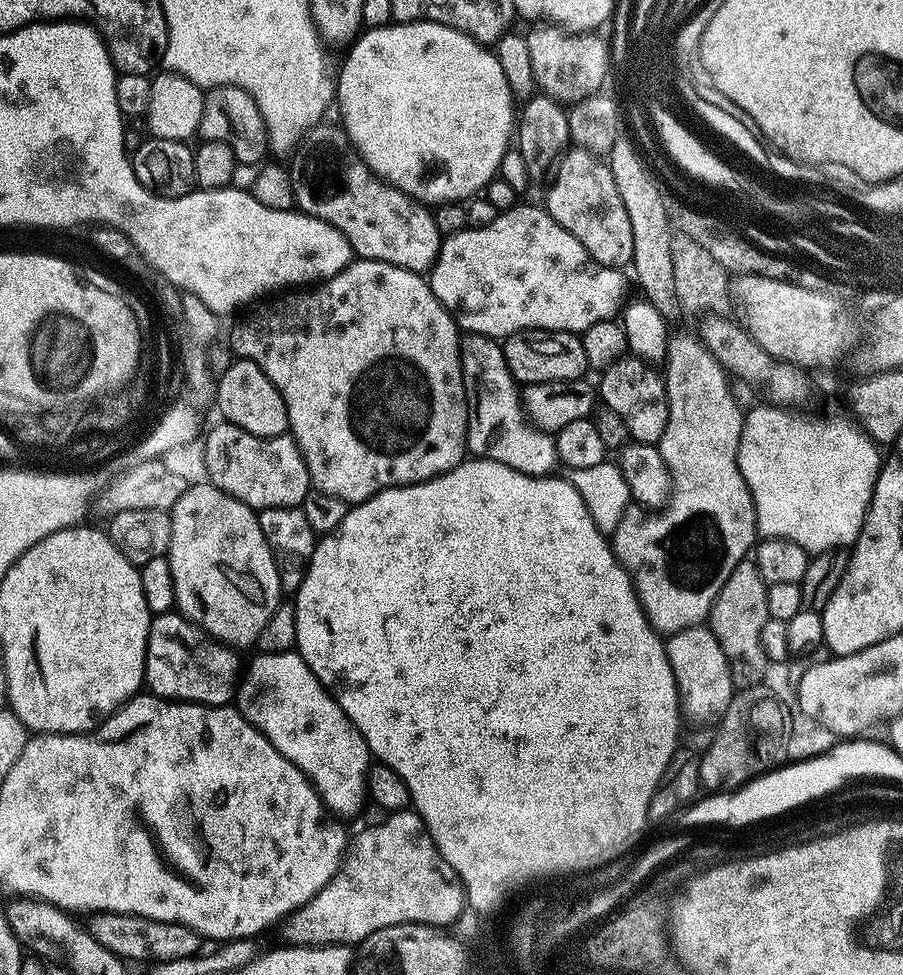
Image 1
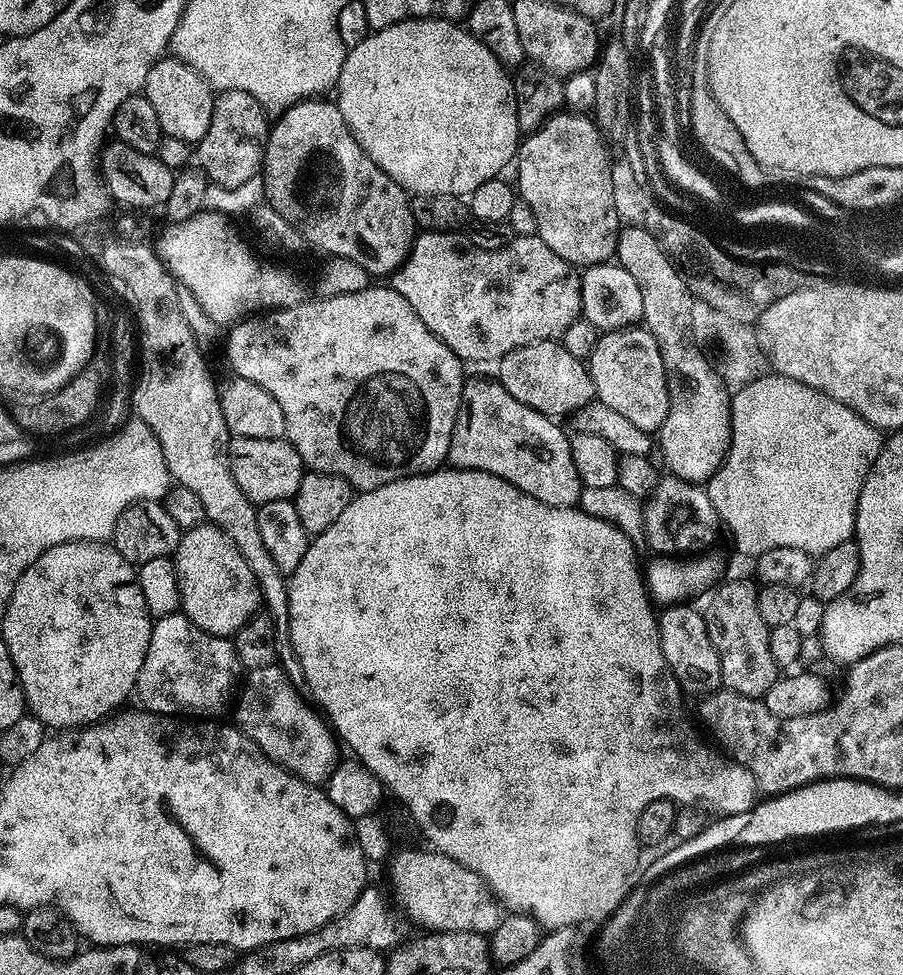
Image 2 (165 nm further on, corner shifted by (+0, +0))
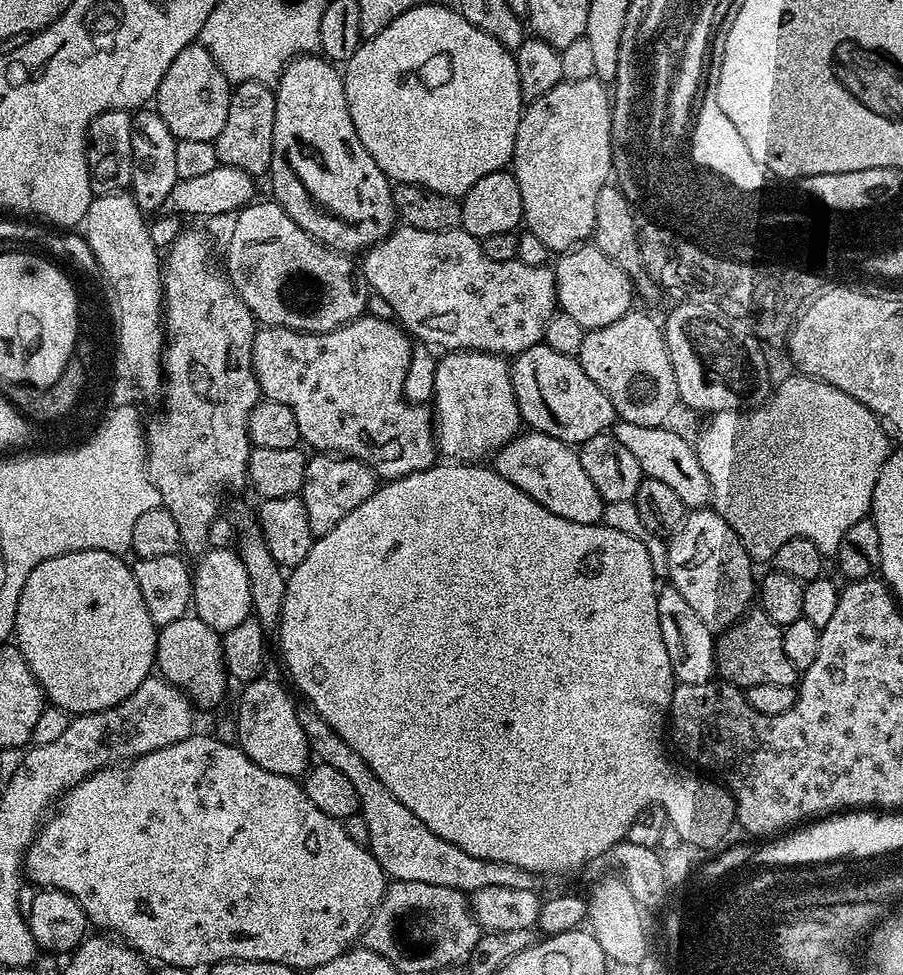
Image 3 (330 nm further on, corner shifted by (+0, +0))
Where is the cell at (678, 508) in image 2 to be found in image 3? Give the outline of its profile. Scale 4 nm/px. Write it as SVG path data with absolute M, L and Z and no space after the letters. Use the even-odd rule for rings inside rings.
M711 507L693 508L683 522L666 540L671 587L686 598L694 614L706 622L713 634L735 624L749 611L758 584L752 580L754 562L742 546L736 531Z

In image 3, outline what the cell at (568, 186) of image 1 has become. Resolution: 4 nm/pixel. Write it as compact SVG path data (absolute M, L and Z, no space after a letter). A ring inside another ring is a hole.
M596 76L581 80L561 80L554 90L546 90L523 109L514 138L514 154L510 171L522 194L523 223L527 231L538 234L546 242L549 253L563 254L583 245L596 225L594 209L598 194L609 183L612 171L611 120L612 105L609 89Z

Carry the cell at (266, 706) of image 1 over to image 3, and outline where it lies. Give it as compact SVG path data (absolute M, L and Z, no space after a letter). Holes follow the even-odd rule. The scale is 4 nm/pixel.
M268 679L255 680L239 689L235 739L240 749L255 764L262 766L262 770L293 778L303 777L310 767L310 753L306 734L302 734L302 722L298 722L297 701L288 697L287 690L278 681Z

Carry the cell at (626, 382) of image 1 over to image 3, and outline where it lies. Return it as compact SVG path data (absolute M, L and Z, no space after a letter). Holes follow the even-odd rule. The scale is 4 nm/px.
M629 310L610 326L585 331L578 359L590 382L610 398L619 419L634 422L634 426L659 428L669 423L668 415L678 408L680 395L663 327L636 311Z

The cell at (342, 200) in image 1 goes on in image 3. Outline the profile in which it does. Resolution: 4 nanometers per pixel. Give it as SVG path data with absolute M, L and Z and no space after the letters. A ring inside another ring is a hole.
M320 54L297 56L296 59L291 60L284 67L284 73L282 73L280 79L274 85L274 91L276 94L274 142L272 143L270 166L266 176L267 179L272 179L273 194L271 193L271 195L274 197L275 203L280 204L282 210L286 210L286 214L290 214L290 218L294 218L294 222L299 228L309 232L320 243L325 244L327 248L332 248L338 253L353 254L352 252L357 252L357 254L360 254L369 248L373 248L378 242L385 240L398 224L398 217L392 201L393 185L378 166L378 162L374 162L374 158L370 158L366 146L362 146L362 138L358 138L358 130L354 130L354 122L350 122L350 106L346 102L346 90L344 89L344 77L341 69L333 61Z

